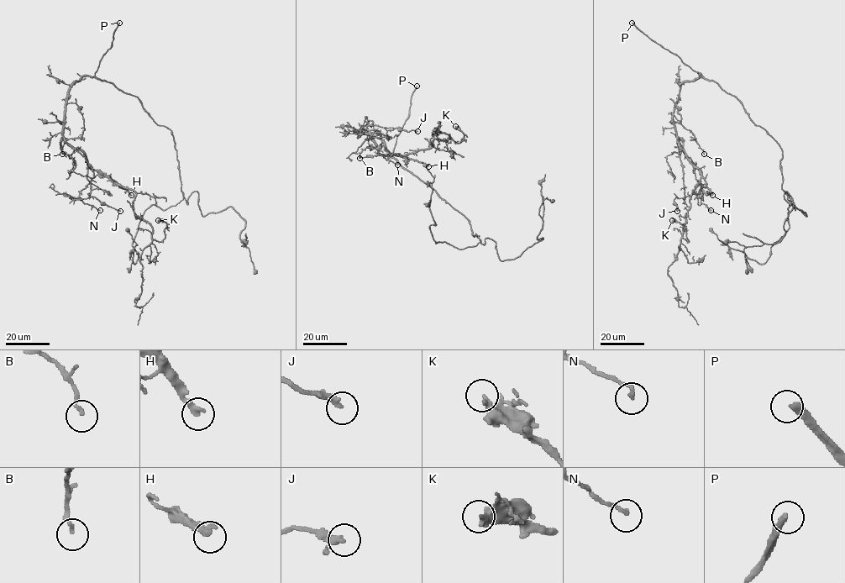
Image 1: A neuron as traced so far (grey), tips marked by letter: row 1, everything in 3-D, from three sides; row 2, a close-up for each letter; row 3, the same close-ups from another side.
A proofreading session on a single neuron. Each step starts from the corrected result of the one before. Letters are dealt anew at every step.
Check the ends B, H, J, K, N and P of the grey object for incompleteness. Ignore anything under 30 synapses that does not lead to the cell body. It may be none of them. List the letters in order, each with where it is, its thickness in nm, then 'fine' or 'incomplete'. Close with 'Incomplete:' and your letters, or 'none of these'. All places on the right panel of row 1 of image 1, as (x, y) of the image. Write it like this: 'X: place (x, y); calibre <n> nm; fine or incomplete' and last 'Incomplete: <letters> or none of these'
B: place (704, 154); calibre 140 nm; fine
H: place (712, 195); calibre 320 nm; incomplete
J: place (677, 211); calibre 220 nm; fine
K: place (672, 220); calibre 360 nm; fine
N: place (711, 210); calibre 180 nm; fine
P: place (632, 23); calibre 280 nm; incomplete
Incomplete: H, P

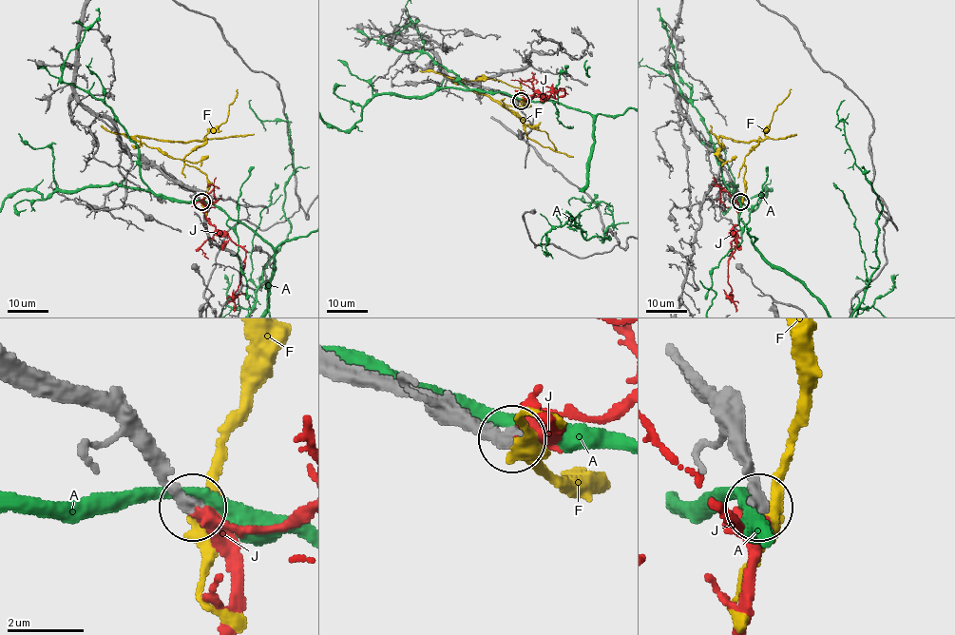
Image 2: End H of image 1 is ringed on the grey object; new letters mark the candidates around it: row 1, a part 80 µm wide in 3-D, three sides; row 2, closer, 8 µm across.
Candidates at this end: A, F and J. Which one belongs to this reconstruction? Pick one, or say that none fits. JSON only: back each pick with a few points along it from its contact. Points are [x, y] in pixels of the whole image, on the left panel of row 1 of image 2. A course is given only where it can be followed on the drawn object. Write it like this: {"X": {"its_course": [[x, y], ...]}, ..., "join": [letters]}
{"J": {"its_course": [[201, 202], [206, 220], [245, 251], [240, 283], [234, 295], [234, 312]]}, "join": ["J"]}

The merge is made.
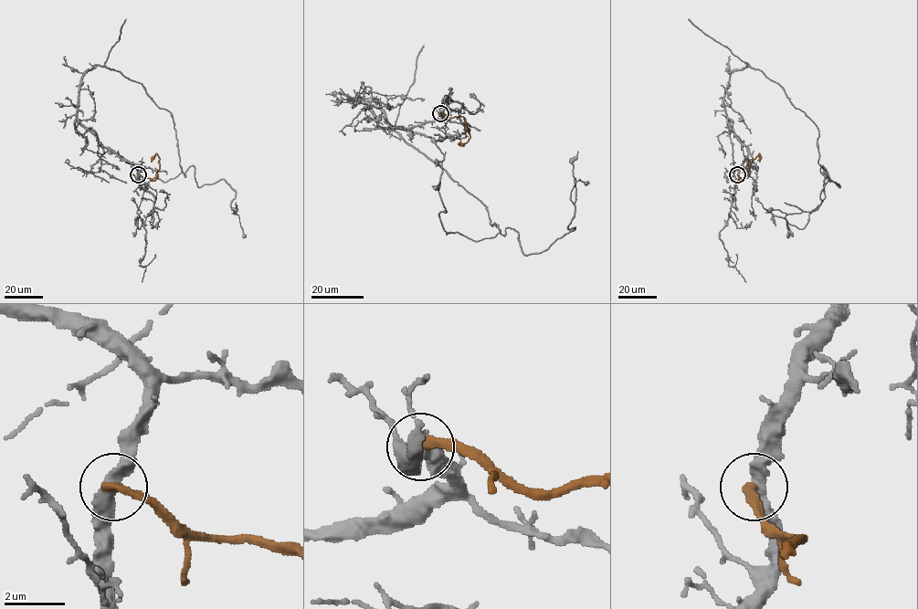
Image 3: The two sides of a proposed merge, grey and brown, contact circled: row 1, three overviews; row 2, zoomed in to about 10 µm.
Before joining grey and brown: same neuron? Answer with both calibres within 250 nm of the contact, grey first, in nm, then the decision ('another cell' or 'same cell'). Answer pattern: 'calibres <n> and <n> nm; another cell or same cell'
calibres 320 and 320 nm; another cell

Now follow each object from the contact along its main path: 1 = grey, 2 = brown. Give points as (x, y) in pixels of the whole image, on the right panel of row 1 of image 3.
1: (738, 174), (748, 149), (722, 97), (747, 65), (814, 123), (840, 186), (787, 214), (787, 237)
2: (738, 174), (740, 181), (759, 153), (759, 162)

